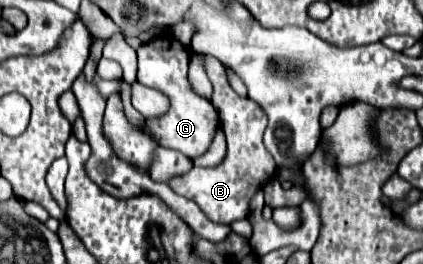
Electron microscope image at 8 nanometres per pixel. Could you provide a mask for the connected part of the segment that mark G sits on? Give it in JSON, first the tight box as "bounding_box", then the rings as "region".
{"bounding_box":[138,37,220,159],"region":[[[158,37],[138,49],[138,83],[156,87],[158,91],[170,97],[170,109],[160,119],[148,119],[146,125],[152,131],[154,139],[168,149],[176,149],[190,159],[200,157],[208,143],[212,143],[218,127],[220,117],[214,105],[202,97],[198,97],[188,85],[188,63],[190,51],[174,37]]]}

